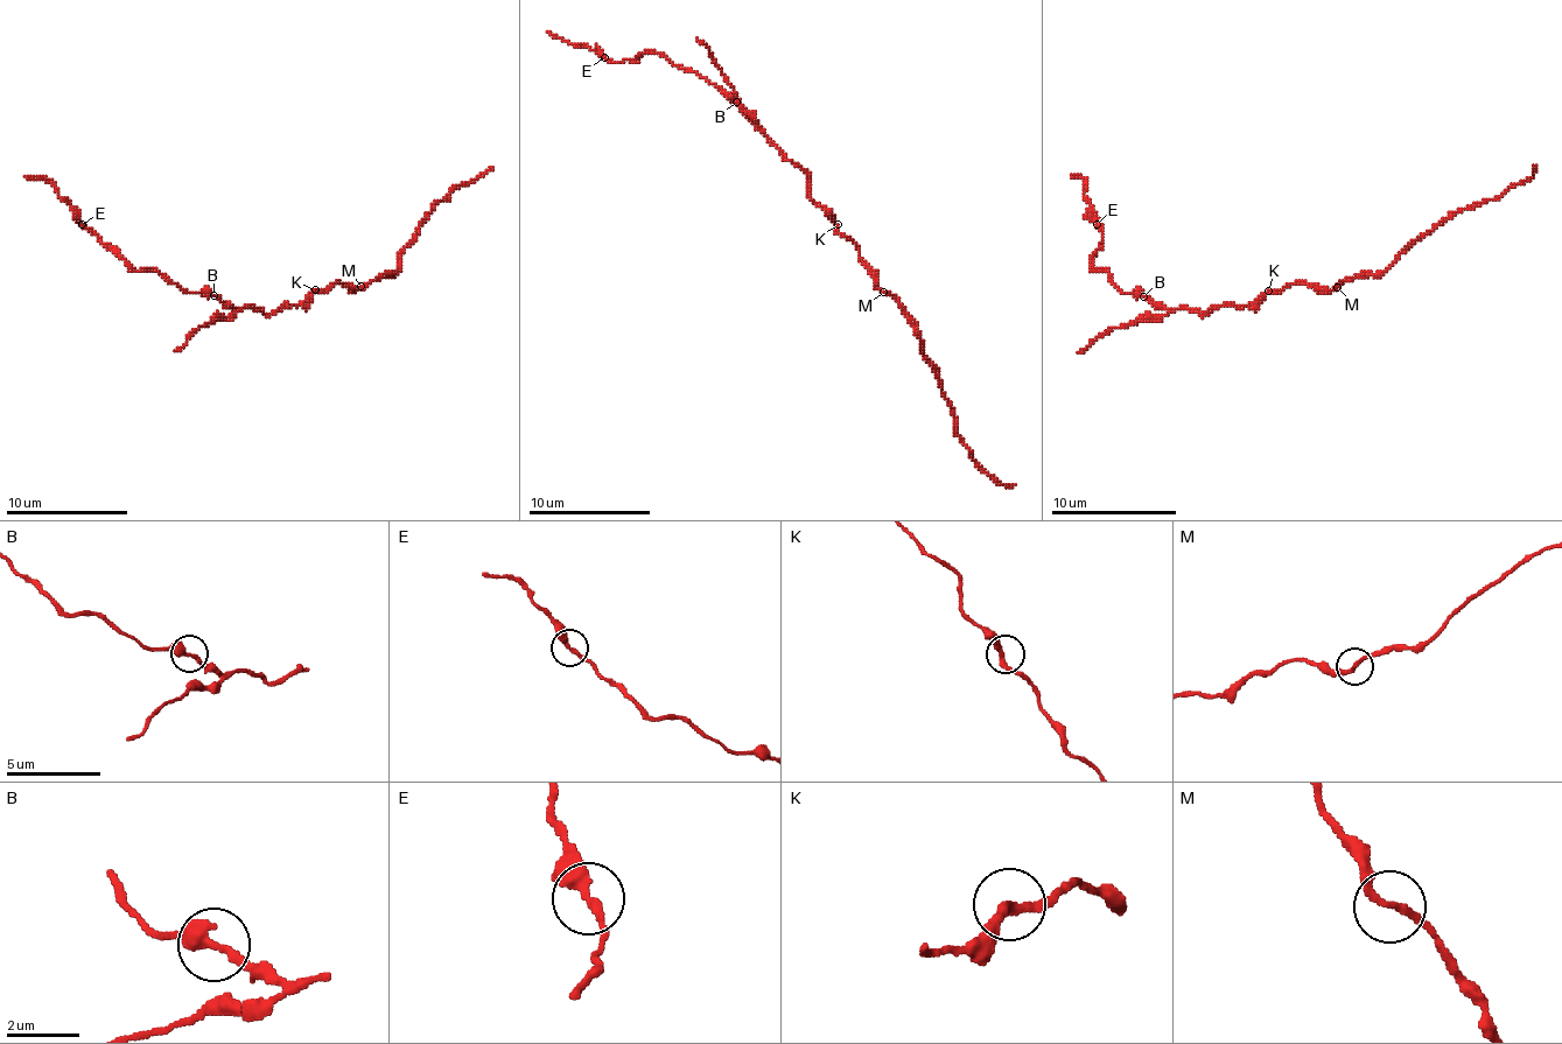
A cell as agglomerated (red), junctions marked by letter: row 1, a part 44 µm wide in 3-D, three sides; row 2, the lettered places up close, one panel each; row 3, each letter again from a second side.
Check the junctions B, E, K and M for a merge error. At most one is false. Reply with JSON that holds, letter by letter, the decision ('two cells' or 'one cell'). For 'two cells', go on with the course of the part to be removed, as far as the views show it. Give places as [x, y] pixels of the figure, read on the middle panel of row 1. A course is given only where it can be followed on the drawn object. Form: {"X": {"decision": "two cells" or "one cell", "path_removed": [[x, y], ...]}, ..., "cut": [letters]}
{"B": {"decision": "one cell"}, "E": {"decision": "one cell"}, "K": {"decision": "one cell"}, "M": {"decision": "one cell"}, "cut": []}

